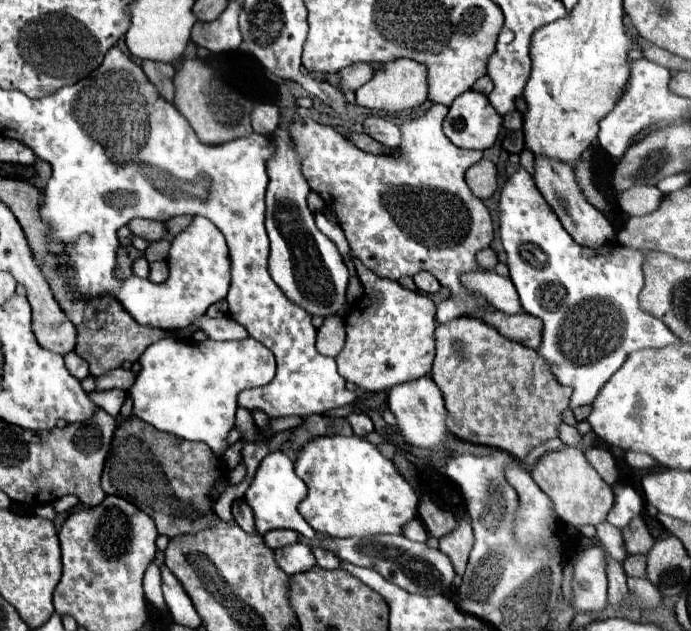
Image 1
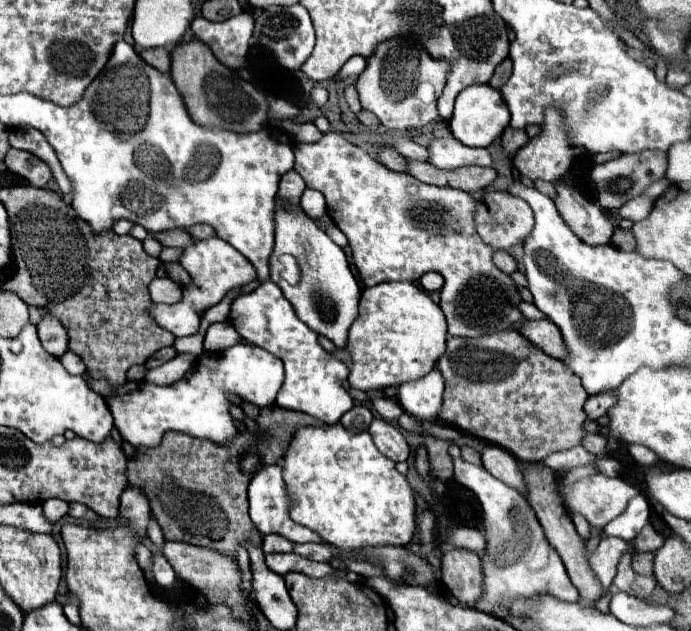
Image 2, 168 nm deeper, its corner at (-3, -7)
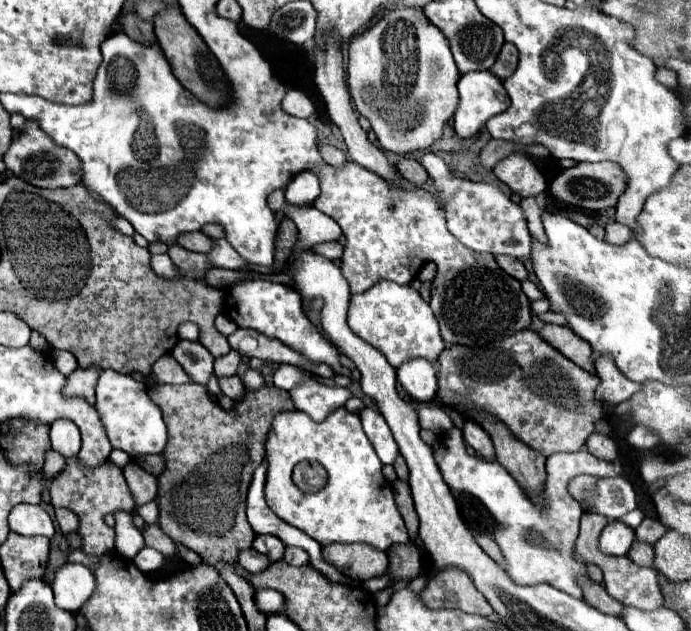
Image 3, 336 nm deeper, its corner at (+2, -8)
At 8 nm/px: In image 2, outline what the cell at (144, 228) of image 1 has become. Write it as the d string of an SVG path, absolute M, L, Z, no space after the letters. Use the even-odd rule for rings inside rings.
M171 229L171 231L159 231L153 233L153 237L163 245L163 247L189 247L193 243L191 235L185 229Z

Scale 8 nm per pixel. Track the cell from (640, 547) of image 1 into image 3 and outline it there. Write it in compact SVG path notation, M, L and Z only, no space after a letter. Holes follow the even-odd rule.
M644 518L642 524L636 528L636 538L648 544L654 544L656 540L660 540L664 536L668 528L658 520L658 518Z

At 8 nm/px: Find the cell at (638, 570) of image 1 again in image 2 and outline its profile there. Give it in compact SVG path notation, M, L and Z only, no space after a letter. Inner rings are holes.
M633 551L633 571L639 575L653 575L653 553Z

